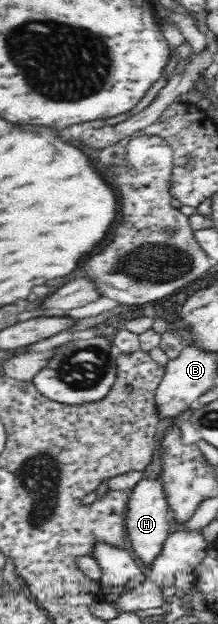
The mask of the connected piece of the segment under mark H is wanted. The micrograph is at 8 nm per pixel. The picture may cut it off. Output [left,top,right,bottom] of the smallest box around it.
[125,477,170,567]

